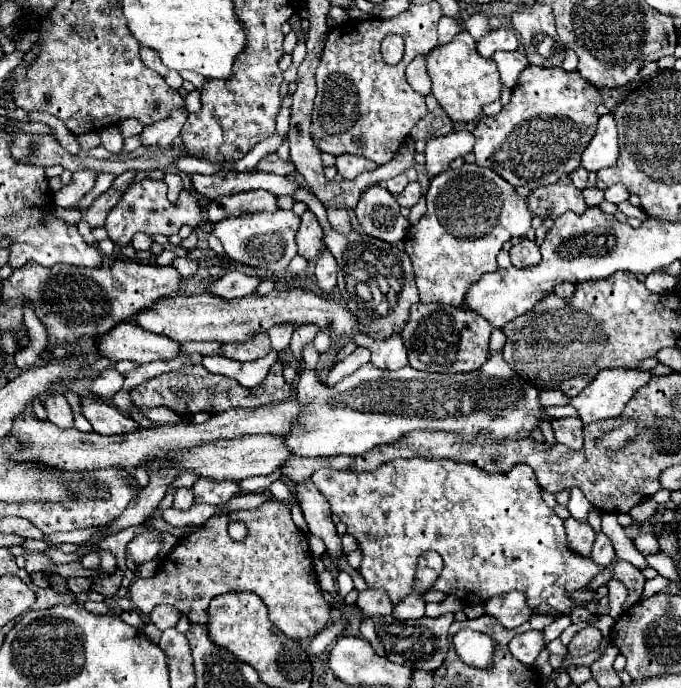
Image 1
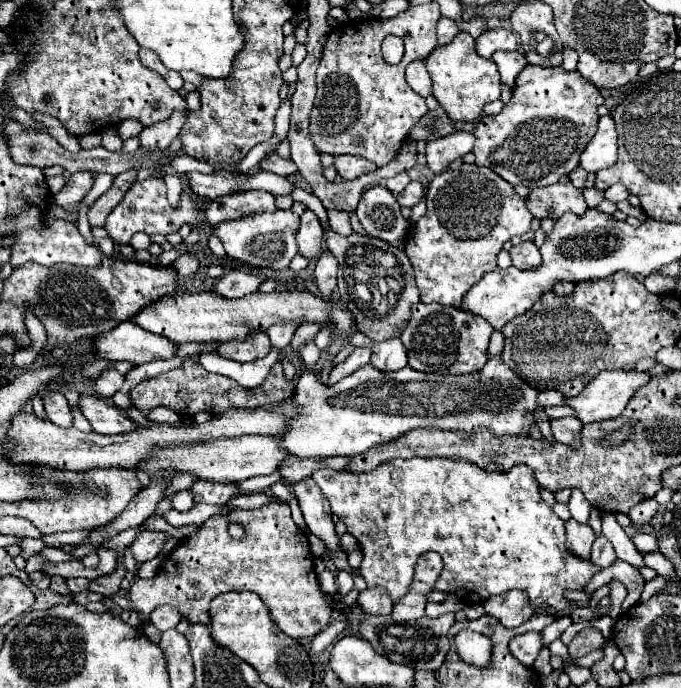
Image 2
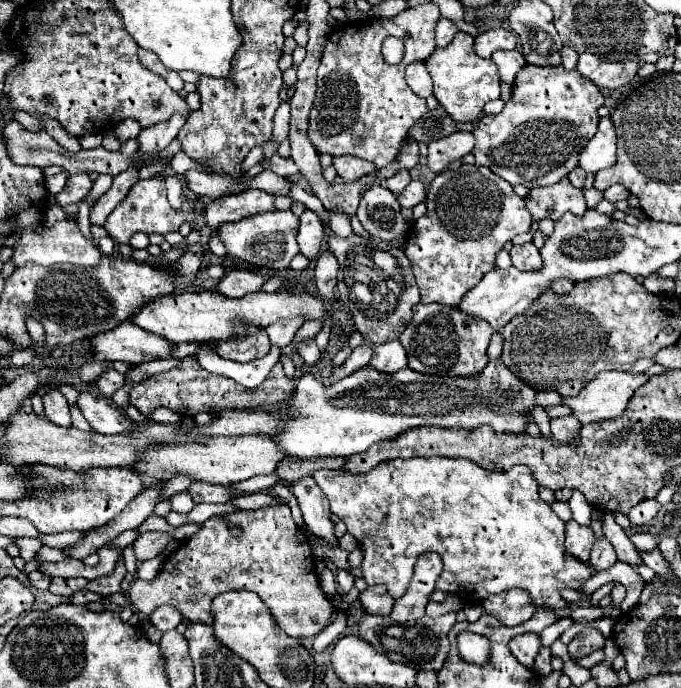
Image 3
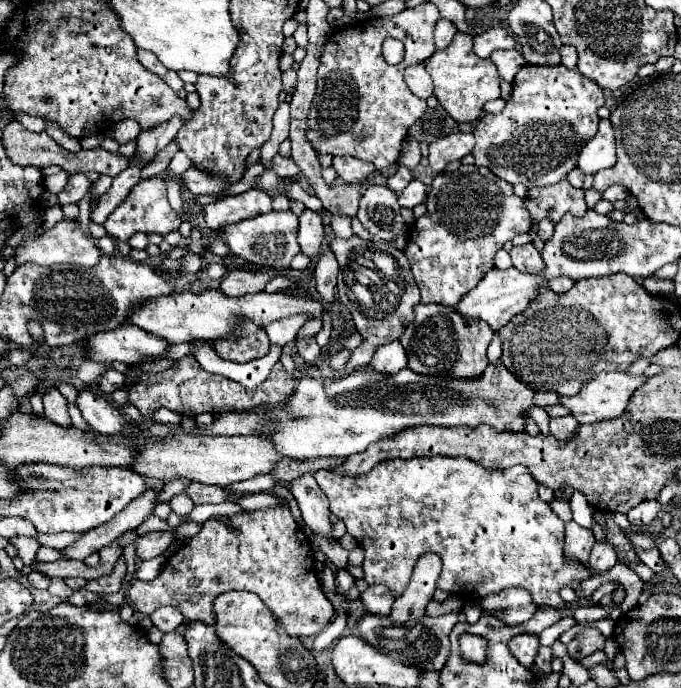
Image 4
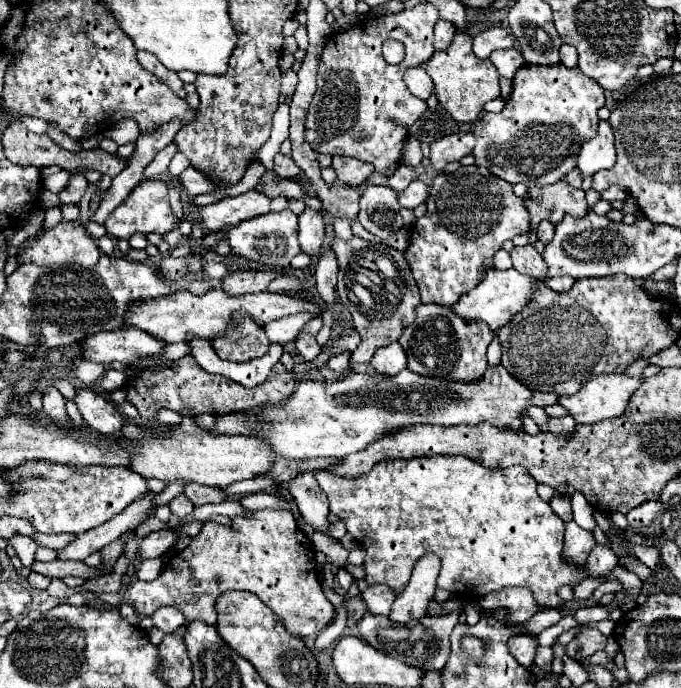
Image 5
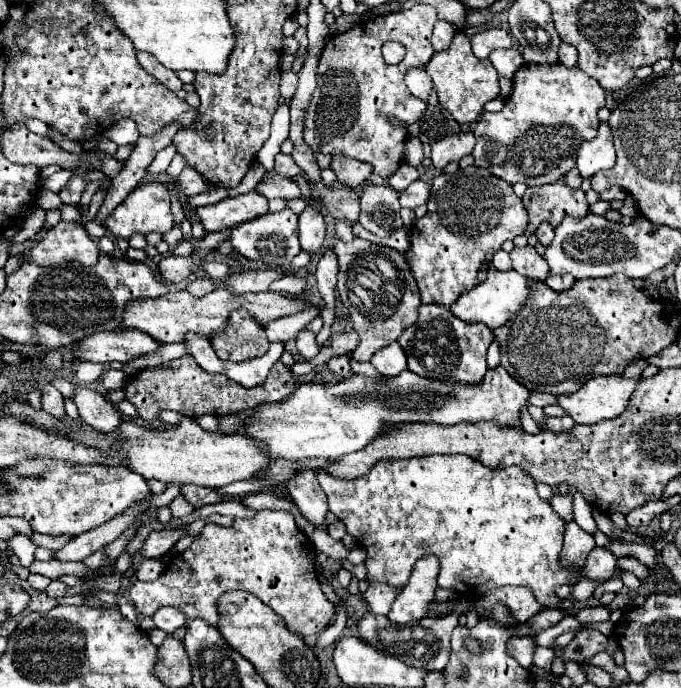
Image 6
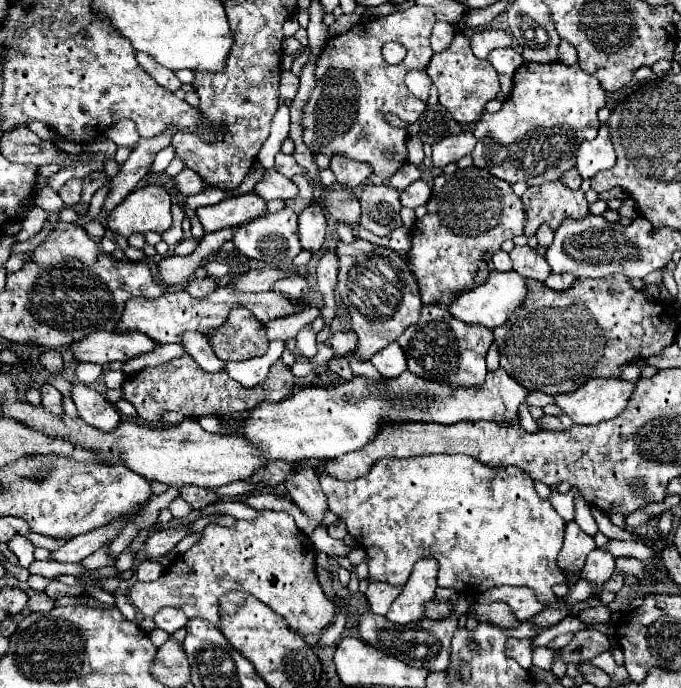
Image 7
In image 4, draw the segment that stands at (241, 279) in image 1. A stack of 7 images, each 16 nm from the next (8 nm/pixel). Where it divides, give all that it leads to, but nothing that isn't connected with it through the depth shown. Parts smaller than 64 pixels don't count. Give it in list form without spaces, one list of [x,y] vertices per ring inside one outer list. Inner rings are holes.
[[[236,270],[236,272],[230,272],[222,280],[220,290],[226,292],[228,296],[244,296],[248,292],[262,292],[272,278],[276,278],[276,272]]]

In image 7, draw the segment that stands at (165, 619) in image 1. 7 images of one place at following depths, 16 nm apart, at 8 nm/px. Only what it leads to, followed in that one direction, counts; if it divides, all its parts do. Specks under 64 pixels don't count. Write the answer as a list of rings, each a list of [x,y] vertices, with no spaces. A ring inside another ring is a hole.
[[[162,608],[156,616],[154,616],[156,628],[162,628],[168,634],[174,634],[176,630],[184,628],[188,618],[184,616],[184,612],[180,612],[178,608]]]

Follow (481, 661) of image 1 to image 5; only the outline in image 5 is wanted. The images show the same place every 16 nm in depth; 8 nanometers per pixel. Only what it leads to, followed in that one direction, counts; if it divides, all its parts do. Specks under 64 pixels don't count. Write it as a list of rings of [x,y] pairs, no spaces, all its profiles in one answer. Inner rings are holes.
[[[472,636],[464,638],[462,644],[464,644],[464,650],[466,650],[470,656],[474,656],[474,658],[480,658],[480,656],[484,654],[484,644],[482,644],[480,640],[472,638]]]

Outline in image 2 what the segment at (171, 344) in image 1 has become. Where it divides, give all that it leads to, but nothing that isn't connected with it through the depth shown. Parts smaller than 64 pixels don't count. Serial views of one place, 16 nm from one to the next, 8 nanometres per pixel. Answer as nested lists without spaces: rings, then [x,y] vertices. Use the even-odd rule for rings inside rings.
[[[122,322],[106,334],[98,334],[92,340],[96,348],[96,360],[126,360],[132,364],[144,364],[152,360],[172,358],[176,344],[164,336],[142,330],[132,322]]]

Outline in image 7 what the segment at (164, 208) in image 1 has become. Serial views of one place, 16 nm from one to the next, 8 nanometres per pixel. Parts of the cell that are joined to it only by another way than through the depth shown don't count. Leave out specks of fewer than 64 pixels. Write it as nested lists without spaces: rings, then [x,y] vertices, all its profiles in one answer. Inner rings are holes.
[[[144,184],[128,194],[108,216],[106,226],[128,238],[134,232],[166,232],[172,224],[170,194],[158,184]]]

